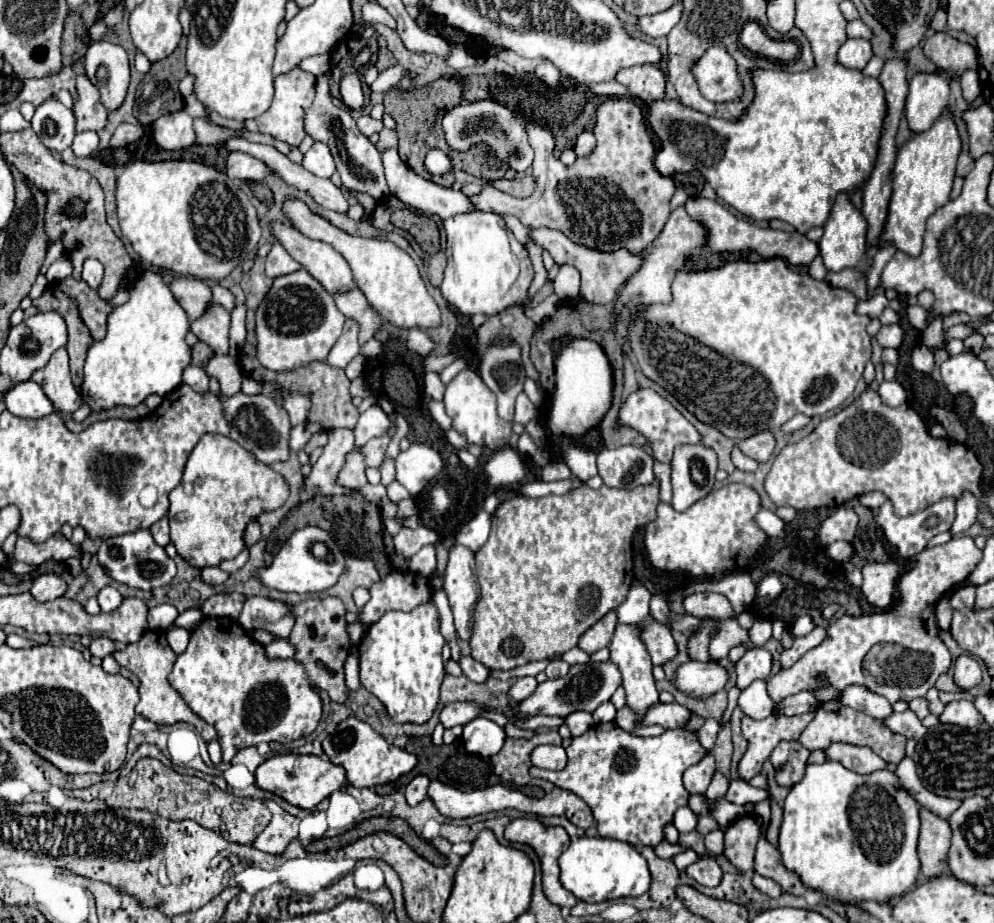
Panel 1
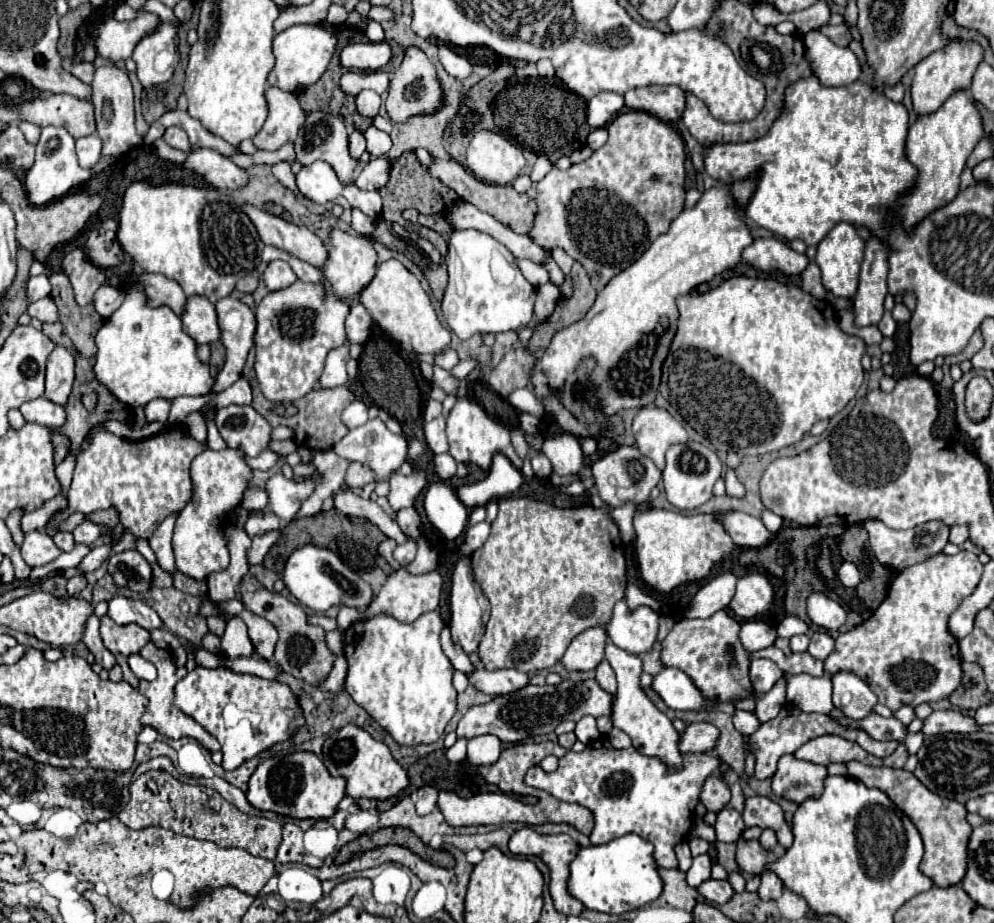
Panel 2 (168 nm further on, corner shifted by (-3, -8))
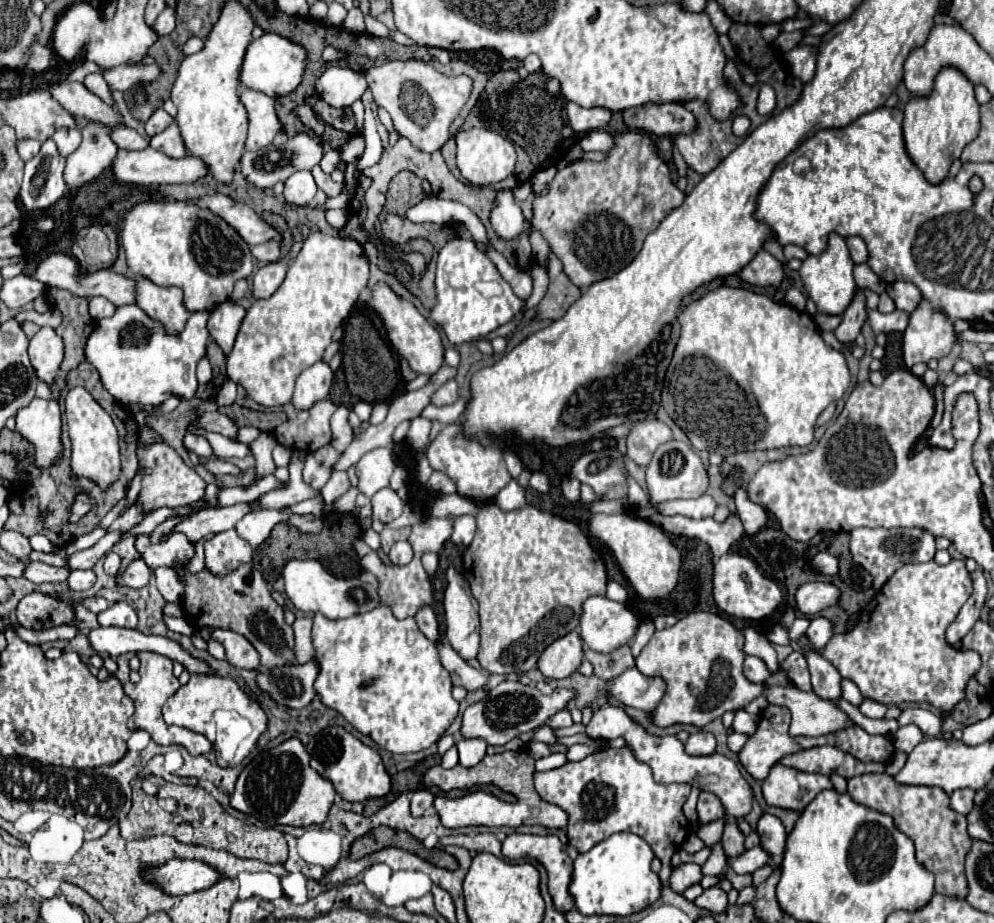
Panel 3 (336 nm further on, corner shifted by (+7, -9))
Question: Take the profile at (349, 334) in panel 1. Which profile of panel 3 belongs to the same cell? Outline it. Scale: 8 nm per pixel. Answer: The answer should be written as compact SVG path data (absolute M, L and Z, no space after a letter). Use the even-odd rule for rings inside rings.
M319 360L317 364L313 364L305 372L301 372L301 376L297 378L291 404L297 410L309 410L313 404L317 404L329 396L331 380L333 380L333 372L331 372L329 364Z

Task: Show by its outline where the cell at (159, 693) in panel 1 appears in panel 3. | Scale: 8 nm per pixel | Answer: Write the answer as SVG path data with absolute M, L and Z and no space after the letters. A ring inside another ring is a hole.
M139 652L137 654L141 660L141 668L139 668L139 676L141 680L137 684L125 684L123 690L125 694L133 700L135 704L135 714L129 718L129 728L131 730L145 730L149 732L149 736L161 744L161 746L169 746L169 744L179 744L183 748L187 748L189 754L199 756L199 754L207 754L213 744L197 732L191 732L187 728L177 728L177 726L167 726L163 716L161 716L161 708L167 702L167 698L171 698L177 690L179 690L179 680L173 676L173 660L169 660L167 656L155 654L155 652Z

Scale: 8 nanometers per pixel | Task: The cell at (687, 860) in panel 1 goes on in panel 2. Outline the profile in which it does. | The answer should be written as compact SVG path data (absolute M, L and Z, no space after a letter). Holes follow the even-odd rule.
M707 853L693 857L693 865L687 871L687 883L691 887L699 887L699 883L707 881L709 877L711 877L711 857Z

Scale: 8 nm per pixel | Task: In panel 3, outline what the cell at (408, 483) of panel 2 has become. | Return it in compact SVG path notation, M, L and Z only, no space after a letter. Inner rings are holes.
M383 488L381 492L377 492L371 498L371 518L359 520L359 522L361 522L361 528L367 530L373 520L379 520L383 524L389 524L391 520L399 518L401 512L403 512L403 500L397 496L395 490Z

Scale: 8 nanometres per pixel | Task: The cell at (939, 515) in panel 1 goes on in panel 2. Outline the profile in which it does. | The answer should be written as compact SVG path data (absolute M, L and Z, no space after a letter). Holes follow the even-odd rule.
M869 519L863 523L863 527L869 531L871 551L875 553L879 563L893 569L893 571L903 571L905 567L911 567L915 563L925 561L931 555L941 553L949 541L949 527L943 521L929 521L929 523L917 525L917 527L907 529L907 531L895 531L891 527L887 527L883 521Z

